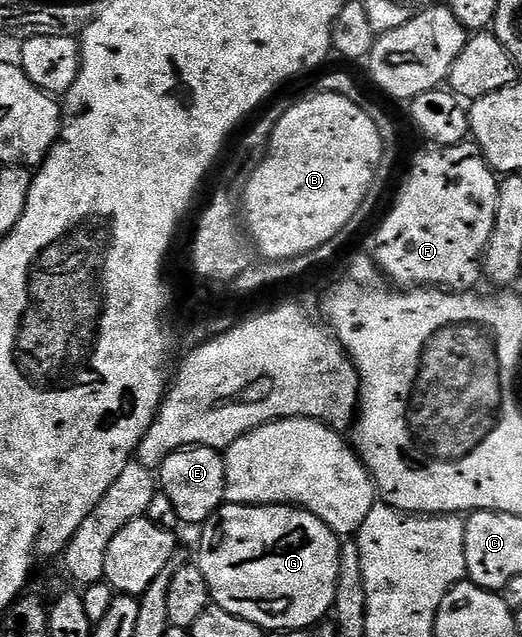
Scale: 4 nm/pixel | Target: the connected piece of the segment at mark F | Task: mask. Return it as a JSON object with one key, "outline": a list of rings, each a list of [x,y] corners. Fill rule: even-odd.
{"outline":[[[464,143],[461,145],[444,145],[442,147],[428,148],[428,153],[423,153],[411,165],[411,174],[407,177],[407,182],[403,185],[403,190],[399,193],[399,198],[395,201],[395,206],[387,213],[387,218],[379,225],[379,230],[375,233],[375,253],[373,260],[383,271],[384,277],[388,281],[399,287],[415,287],[422,283],[427,287],[438,287],[448,291],[471,291],[475,285],[481,281],[481,262],[483,252],[487,249],[489,235],[493,235],[493,223],[497,219],[497,195],[499,194],[500,178],[494,169],[483,157],[483,152],[474,143]]]}

